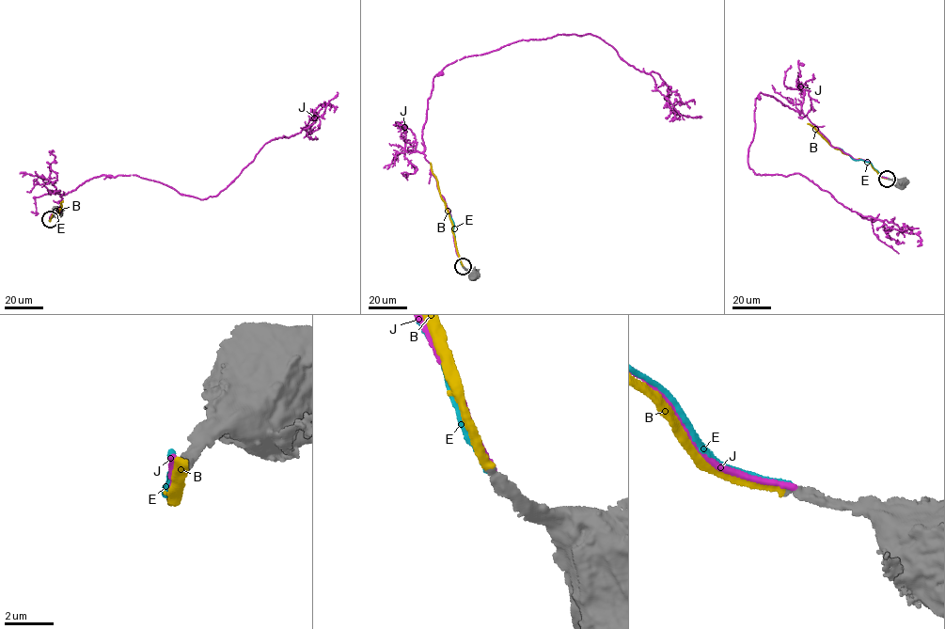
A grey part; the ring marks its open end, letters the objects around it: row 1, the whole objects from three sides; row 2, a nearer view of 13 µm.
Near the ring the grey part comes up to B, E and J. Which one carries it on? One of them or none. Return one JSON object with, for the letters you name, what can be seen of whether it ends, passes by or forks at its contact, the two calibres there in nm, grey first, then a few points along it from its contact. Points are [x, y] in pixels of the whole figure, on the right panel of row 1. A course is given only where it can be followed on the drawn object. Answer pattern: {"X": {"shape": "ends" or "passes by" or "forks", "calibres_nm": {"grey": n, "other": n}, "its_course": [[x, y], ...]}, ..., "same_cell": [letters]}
{"B": {"shape": "ends", "calibres_nm": {"grey": 360, "other": 360}, "its_course": [[887, 178], [879, 174], [869, 163], [854, 159], [835, 149], [807, 123]]}, "same_cell": ["B"]}

